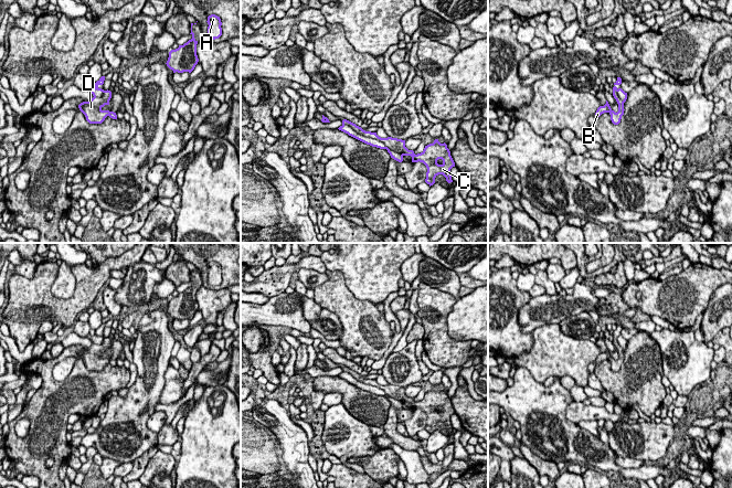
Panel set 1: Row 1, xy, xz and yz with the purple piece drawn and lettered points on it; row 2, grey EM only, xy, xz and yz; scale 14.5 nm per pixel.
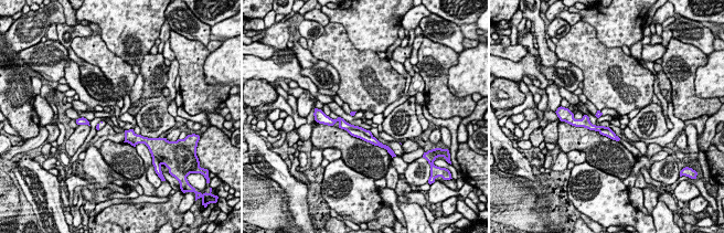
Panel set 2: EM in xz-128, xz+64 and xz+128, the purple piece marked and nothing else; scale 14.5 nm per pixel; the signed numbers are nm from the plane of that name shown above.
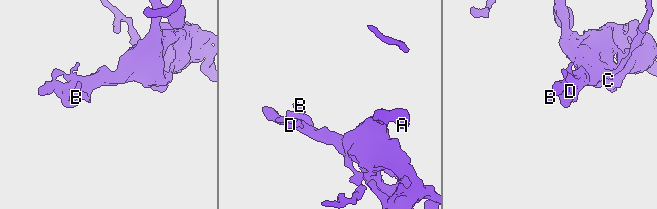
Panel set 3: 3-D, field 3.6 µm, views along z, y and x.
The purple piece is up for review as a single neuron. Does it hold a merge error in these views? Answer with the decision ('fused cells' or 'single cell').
fused cells

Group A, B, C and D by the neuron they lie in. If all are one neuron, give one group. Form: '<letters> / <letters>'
A C D / B

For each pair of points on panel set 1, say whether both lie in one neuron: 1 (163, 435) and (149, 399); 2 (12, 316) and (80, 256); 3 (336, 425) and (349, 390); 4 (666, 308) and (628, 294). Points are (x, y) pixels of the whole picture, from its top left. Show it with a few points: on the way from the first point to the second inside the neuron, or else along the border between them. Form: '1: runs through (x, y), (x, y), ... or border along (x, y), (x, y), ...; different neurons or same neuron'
1: border along (157, 433), (158, 444); different neurons
2: border along (84, 263), (76, 264), (71, 268); different neurons
3: border along (341, 402), (353, 416), (363, 422); different neurons
4: runs through (657, 304), (637, 303); same neuron

